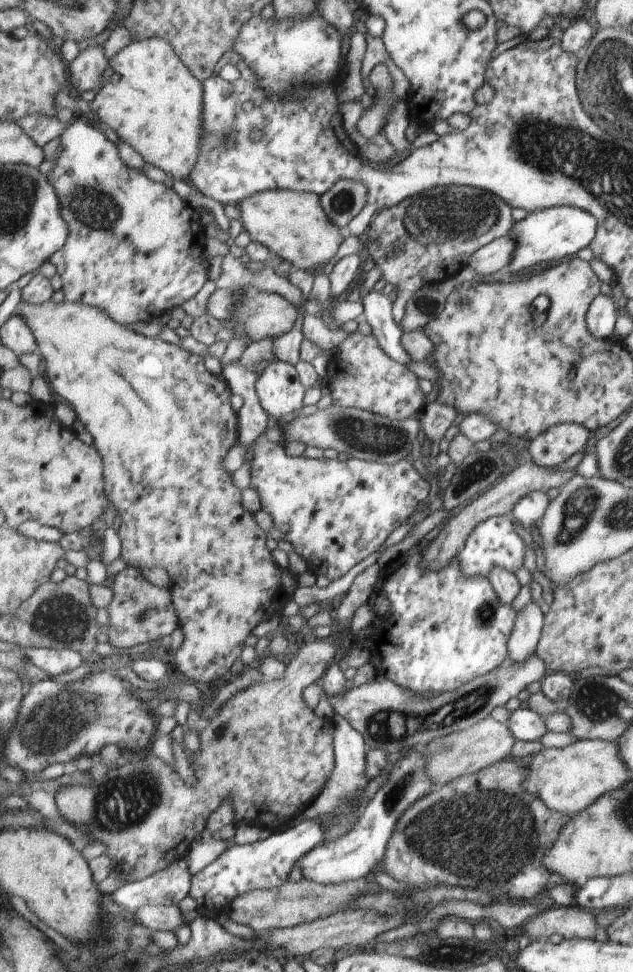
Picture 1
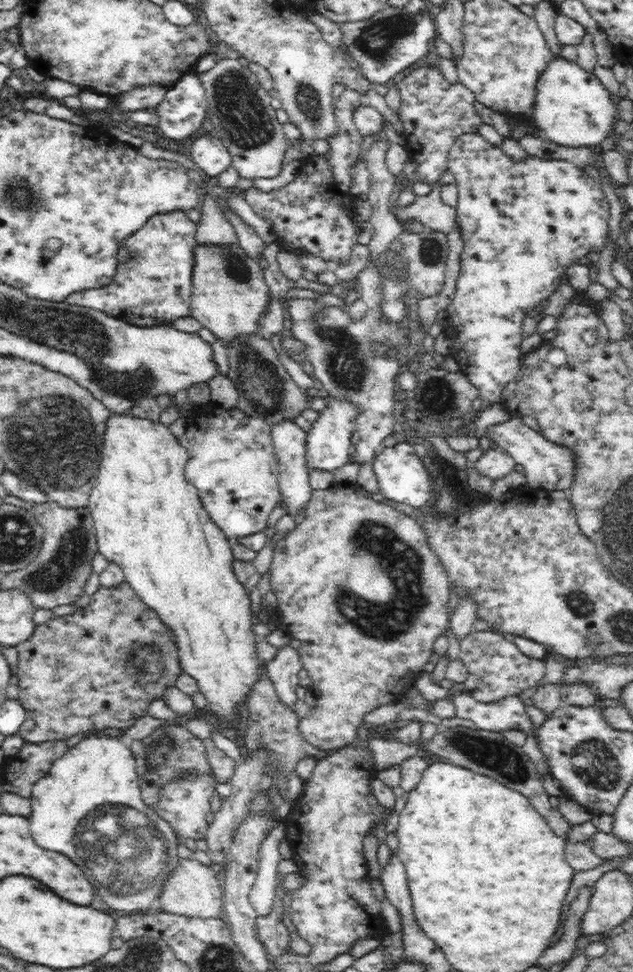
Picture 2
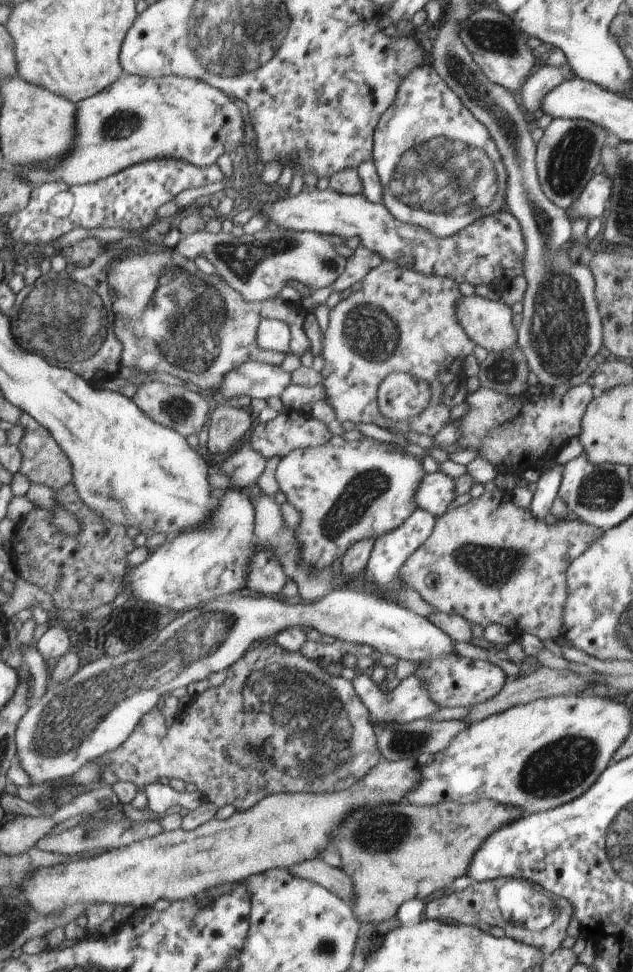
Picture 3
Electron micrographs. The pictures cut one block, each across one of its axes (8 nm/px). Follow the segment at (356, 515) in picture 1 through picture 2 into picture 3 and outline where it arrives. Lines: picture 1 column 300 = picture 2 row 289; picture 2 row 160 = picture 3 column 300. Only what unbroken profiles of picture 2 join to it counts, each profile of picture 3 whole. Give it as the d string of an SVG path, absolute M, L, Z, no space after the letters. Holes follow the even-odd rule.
M368 436L362 440L346 441L341 446L323 444L298 448L283 457L276 477L281 492L302 514L301 522L295 528L302 569L307 573L311 573L312 569L325 571L337 558L345 558L357 542L368 539L375 541L401 526L418 509L415 494L425 474L427 473L416 456L397 451L393 445Z

